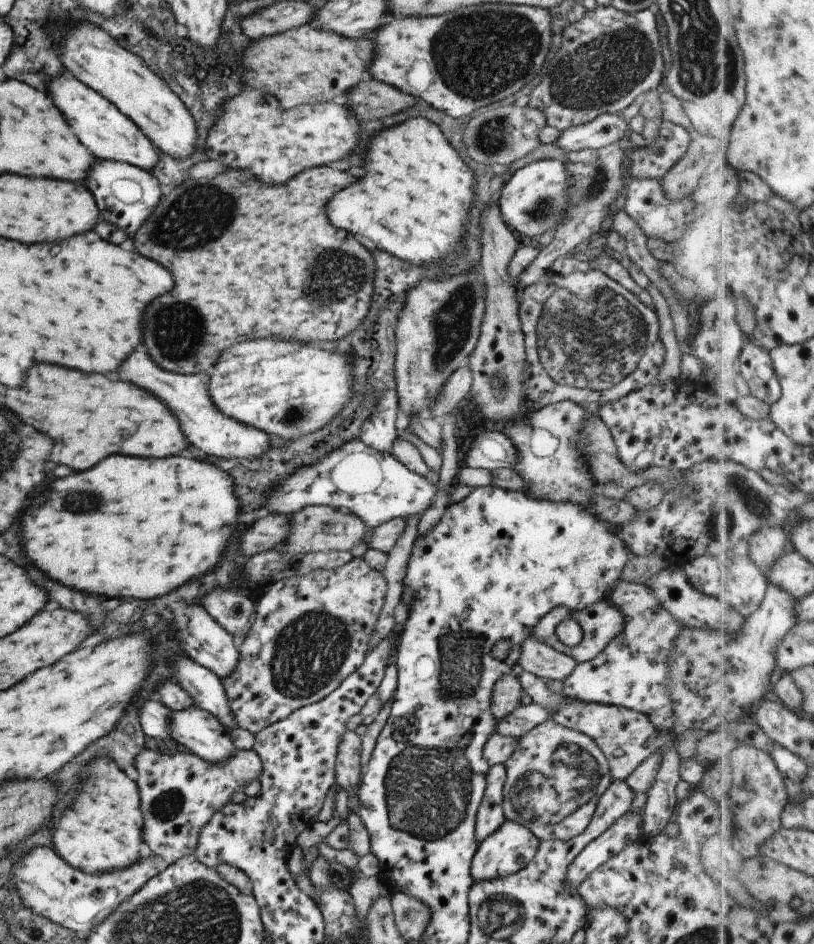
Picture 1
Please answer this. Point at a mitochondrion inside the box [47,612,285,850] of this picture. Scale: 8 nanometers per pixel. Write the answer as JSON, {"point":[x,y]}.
{"point":[170,803]}

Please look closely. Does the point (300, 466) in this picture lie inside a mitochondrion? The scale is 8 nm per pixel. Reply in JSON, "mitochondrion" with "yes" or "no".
{"mitochondrion":"no"}

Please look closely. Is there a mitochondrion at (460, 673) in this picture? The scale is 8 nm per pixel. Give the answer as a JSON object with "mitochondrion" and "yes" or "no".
{"mitochondrion":"yes"}

